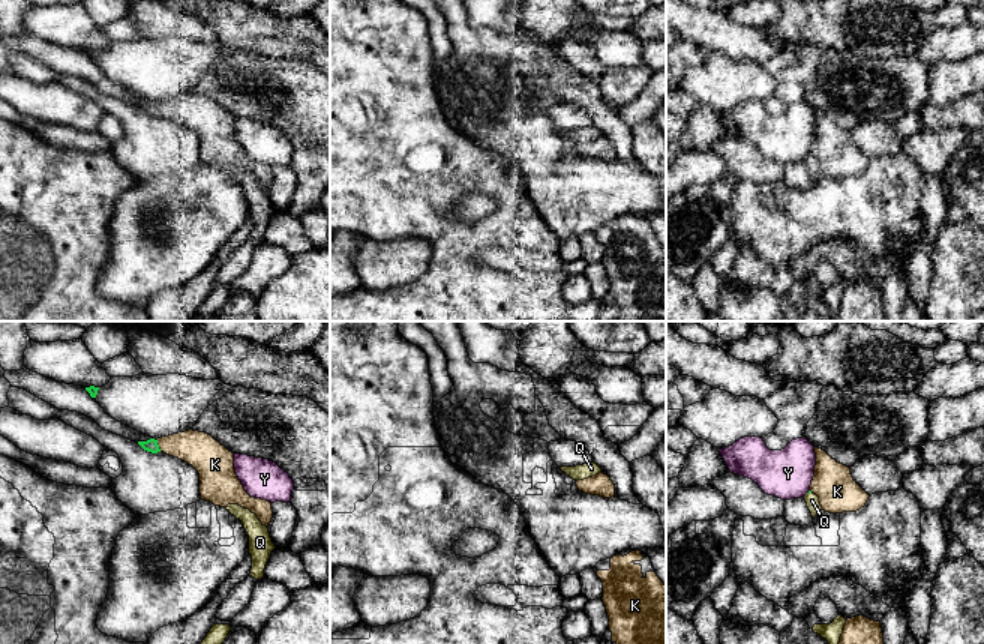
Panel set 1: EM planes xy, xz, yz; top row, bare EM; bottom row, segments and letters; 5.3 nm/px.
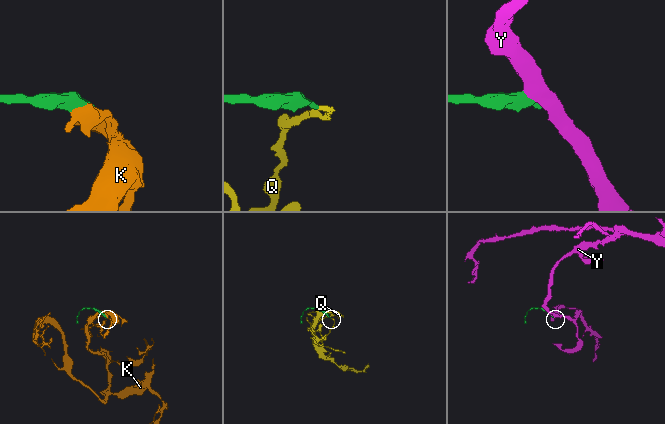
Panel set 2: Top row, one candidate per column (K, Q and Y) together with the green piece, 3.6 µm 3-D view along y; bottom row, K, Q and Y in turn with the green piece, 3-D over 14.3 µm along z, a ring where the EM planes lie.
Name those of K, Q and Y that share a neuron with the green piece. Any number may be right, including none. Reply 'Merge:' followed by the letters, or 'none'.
Merge: Q

